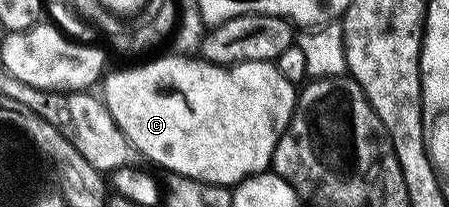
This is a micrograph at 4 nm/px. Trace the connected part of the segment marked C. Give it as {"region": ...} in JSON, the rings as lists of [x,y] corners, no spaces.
{"region":[[[168,54],[165,58],[156,58],[153,62],[146,63],[145,66],[128,66],[125,70],[114,71],[113,74],[111,72],[105,73],[102,78],[103,86],[102,101],[104,106],[110,112],[114,124],[118,124],[118,128],[126,136],[129,146],[139,157],[141,154],[142,157],[149,158],[154,165],[169,170],[167,172],[169,175],[193,178],[206,184],[229,188],[235,188],[242,180],[246,180],[255,174],[263,174],[271,167],[276,145],[288,128],[288,122],[292,119],[292,113],[296,110],[298,97],[298,90],[294,83],[286,80],[286,76],[282,76],[271,62],[239,62],[233,66],[219,66],[213,62],[206,62],[199,56],[183,58],[180,54]]]}

